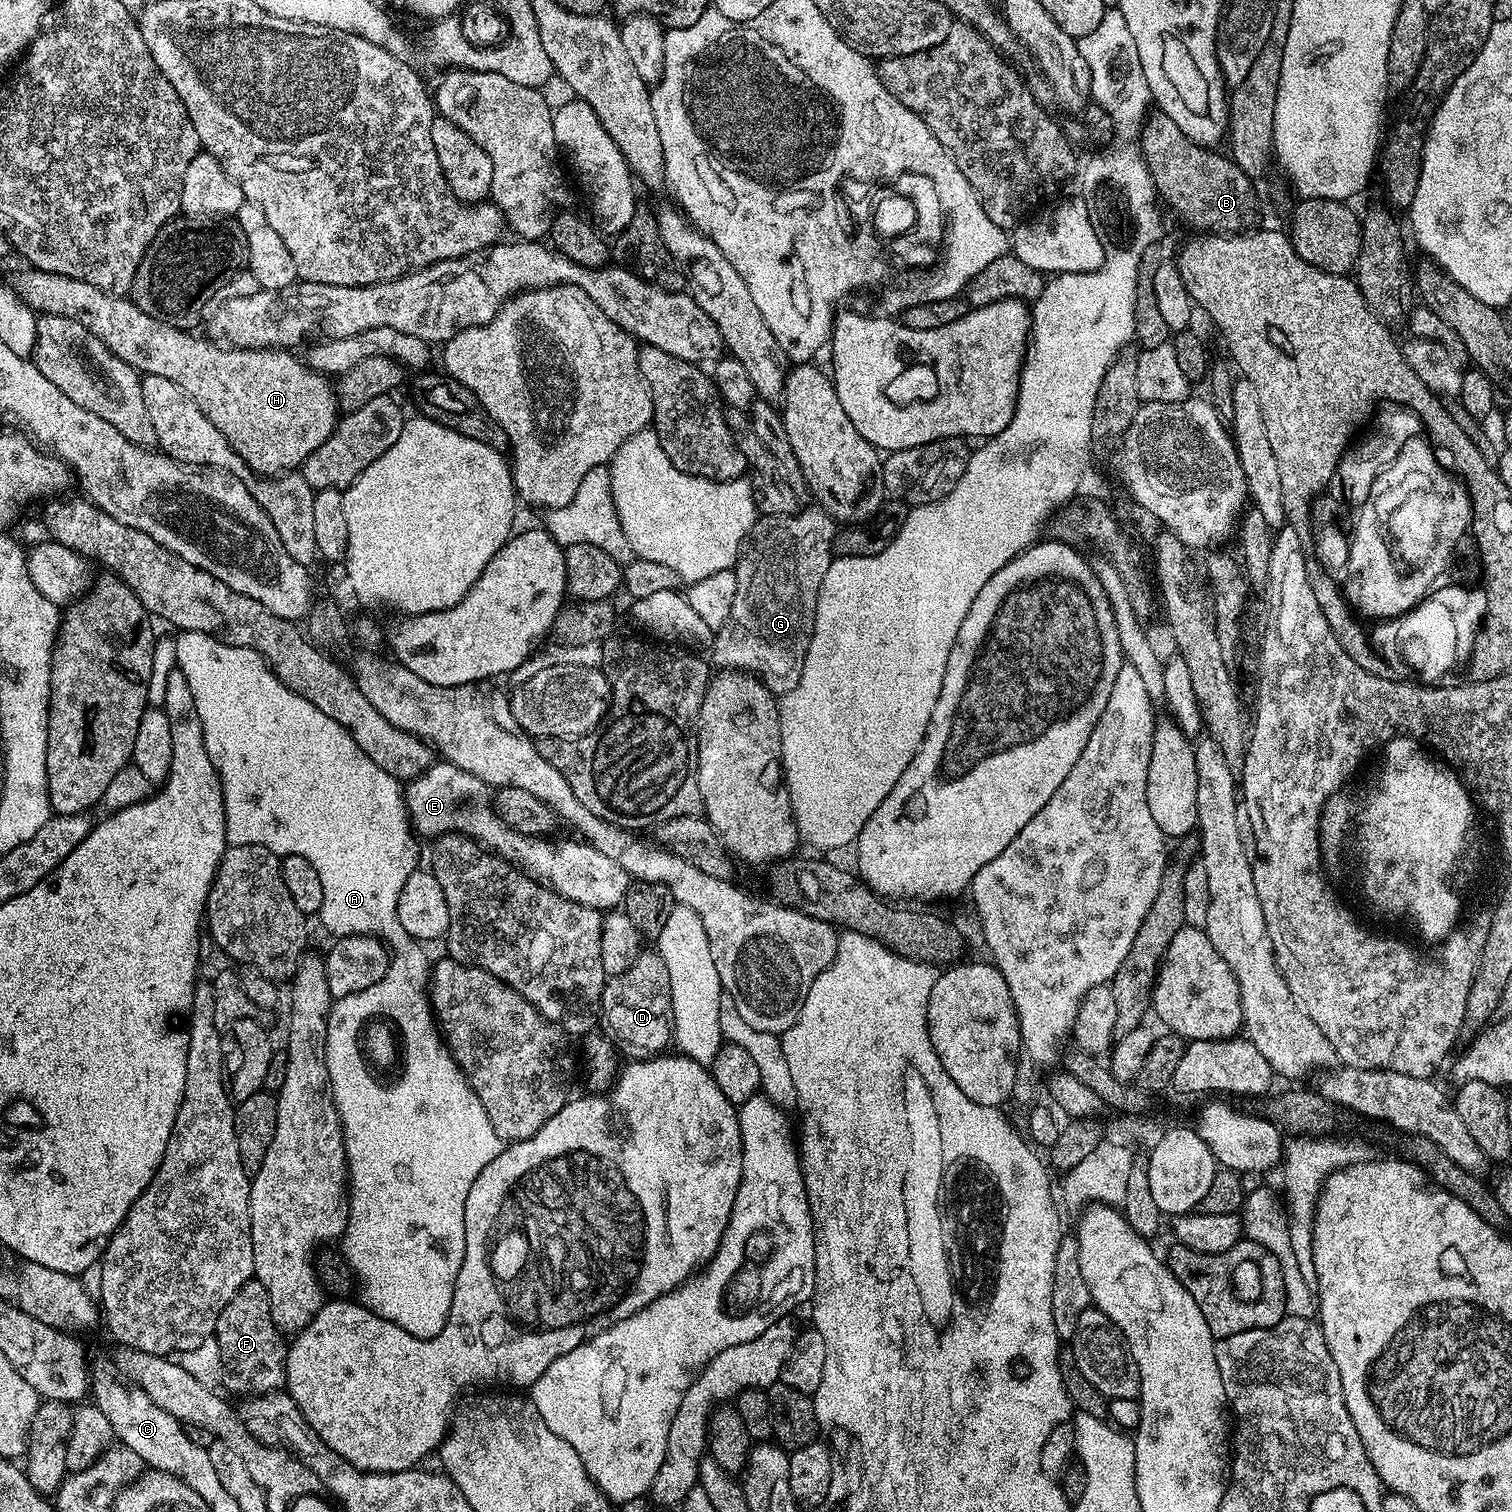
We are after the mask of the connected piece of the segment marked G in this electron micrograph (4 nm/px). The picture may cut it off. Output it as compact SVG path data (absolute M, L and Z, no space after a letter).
M801 507L788 516L760 516L757 519L740 549L740 558L734 569L738 590L734 590L734 606L730 606L730 618L726 618L710 644L711 659L714 664L716 659L717 669L747 670L757 676L777 698L794 690L794 686L798 686L798 678L802 678L802 666L812 641L818 590L834 559L832 543L838 525L832 517L827 516L823 508L811 507Z

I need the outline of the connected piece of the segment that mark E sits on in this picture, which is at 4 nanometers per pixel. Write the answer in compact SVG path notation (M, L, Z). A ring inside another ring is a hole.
M433 762L421 776L407 781L404 804L408 807L408 822L417 837L439 838L449 834L471 836L481 849L488 851L489 848L507 863L523 866L539 883L551 888L562 898L601 910L616 910L624 903L630 877L626 870L622 870L622 866L618 866L618 862L614 862L614 858L606 858L606 854L579 839L551 844L551 839L527 836L507 828L496 811L493 789L482 782L482 778L458 766Z

